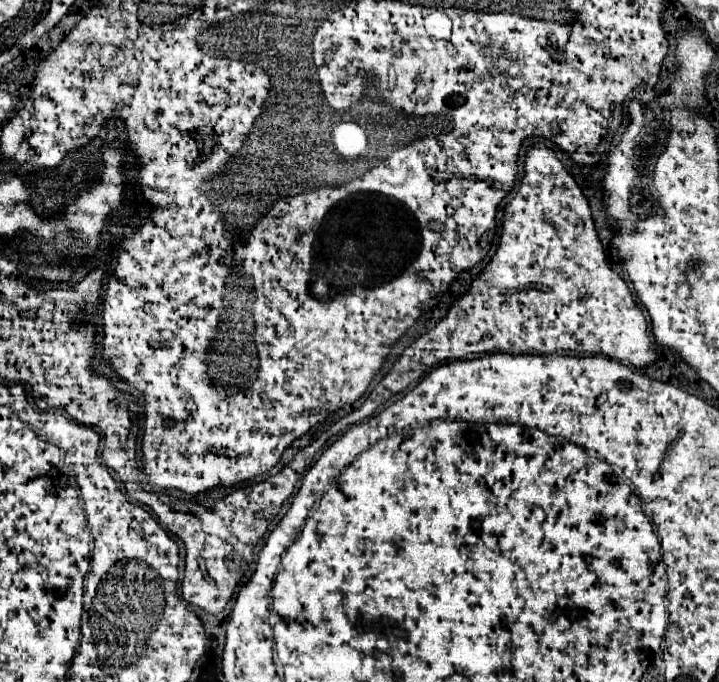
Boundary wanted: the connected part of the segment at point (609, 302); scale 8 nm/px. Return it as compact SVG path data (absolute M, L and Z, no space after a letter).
M532 146L526 156L526 174L522 186L514 196L514 238L500 240L498 252L490 264L484 268L480 278L472 282L472 288L454 300L448 316L440 320L428 334L420 336L412 346L408 346L394 362L390 374L376 388L378 406L418 382L426 370L450 358L464 360L466 356L492 352L552 354L568 350L608 356L636 368L648 368L658 360L642 310L638 308L626 282L610 268L606 260L604 246L594 230L588 200L584 198L580 186L550 148Z

